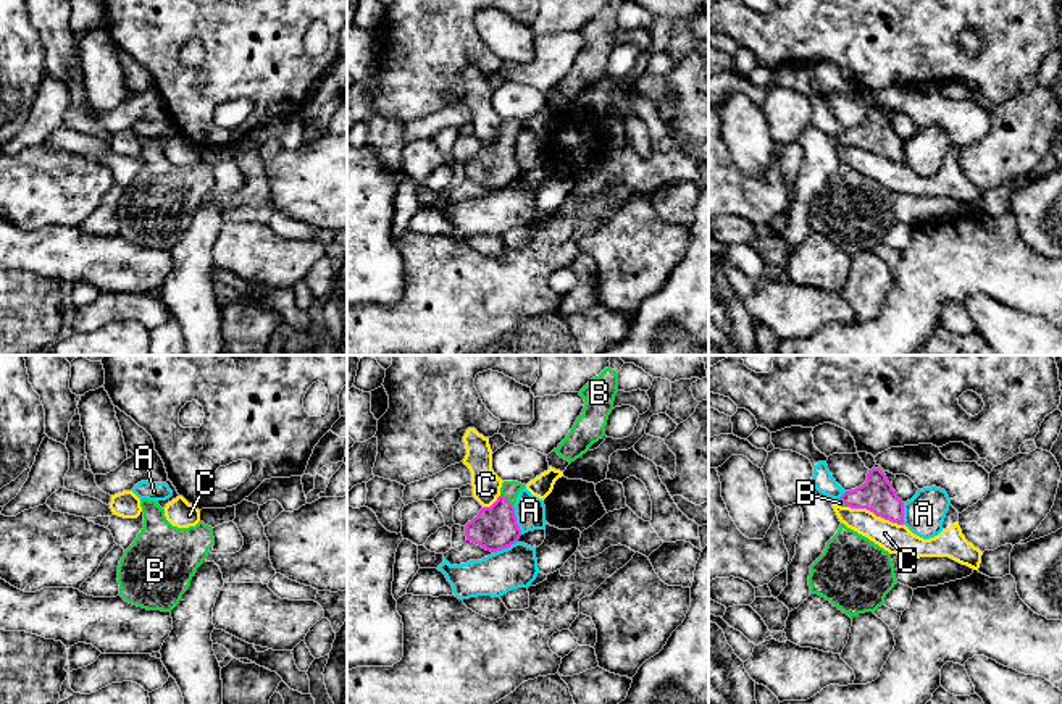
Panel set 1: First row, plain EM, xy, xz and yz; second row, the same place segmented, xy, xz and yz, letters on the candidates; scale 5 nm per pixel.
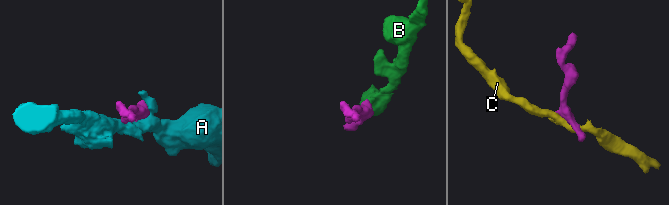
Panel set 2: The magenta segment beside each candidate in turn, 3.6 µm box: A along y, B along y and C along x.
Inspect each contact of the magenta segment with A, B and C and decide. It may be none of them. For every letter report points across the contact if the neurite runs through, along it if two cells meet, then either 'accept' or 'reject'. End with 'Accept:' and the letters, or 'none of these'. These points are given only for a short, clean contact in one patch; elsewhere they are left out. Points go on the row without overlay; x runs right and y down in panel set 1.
A: reject
B: runs through xz (494, 167), (505, 138), (510, 128); accept
C: reject
Accept: B

